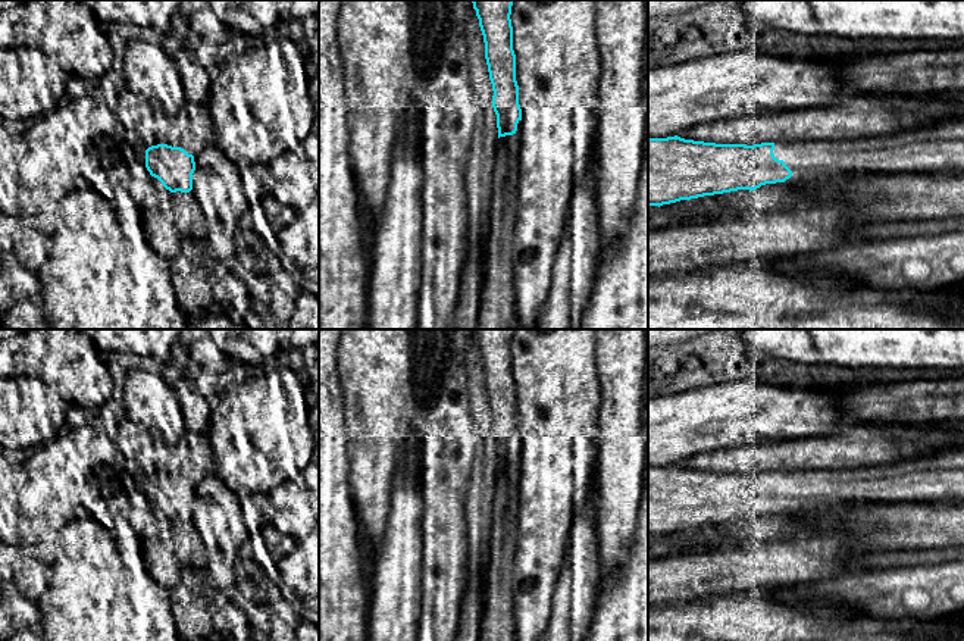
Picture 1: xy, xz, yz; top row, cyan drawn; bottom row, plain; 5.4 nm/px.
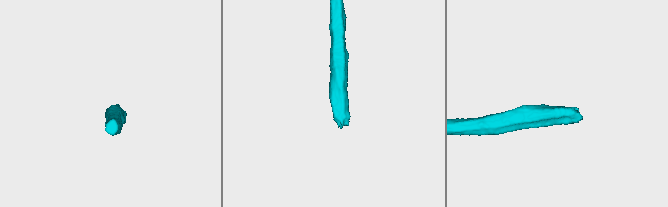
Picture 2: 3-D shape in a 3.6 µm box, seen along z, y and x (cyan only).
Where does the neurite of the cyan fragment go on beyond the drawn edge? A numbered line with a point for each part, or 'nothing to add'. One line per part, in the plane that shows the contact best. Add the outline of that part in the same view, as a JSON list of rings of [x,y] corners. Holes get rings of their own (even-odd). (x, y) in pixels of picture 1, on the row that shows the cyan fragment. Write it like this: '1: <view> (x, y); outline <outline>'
1: yz (938, 147); outline [[[964,119],[945,122],[939,125],[932,125],[927,128],[920,128],[908,132],[901,132],[896,135],[882,135],[882,137],[870,137],[870,138],[857,138],[857,140],[841,140],[841,141],[798,141],[798,143],[774,143],[773,154],[776,159],[783,160],[785,165],[792,171],[792,176],[786,179],[785,182],[799,182],[808,178],[819,179],[819,178],[833,178],[833,179],[842,179],[848,173],[864,173],[864,175],[874,175],[874,173],[883,173],[883,175],[892,175],[892,173],[923,173],[923,172],[936,172],[936,171],[945,171],[945,169],[954,169],[964,172]],[[776,182],[776,184],[785,184],[785,182]]]

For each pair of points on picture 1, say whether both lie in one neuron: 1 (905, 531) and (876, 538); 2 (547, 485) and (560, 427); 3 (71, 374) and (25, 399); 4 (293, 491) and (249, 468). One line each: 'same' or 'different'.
1: same
2: same
3: different
4: different

